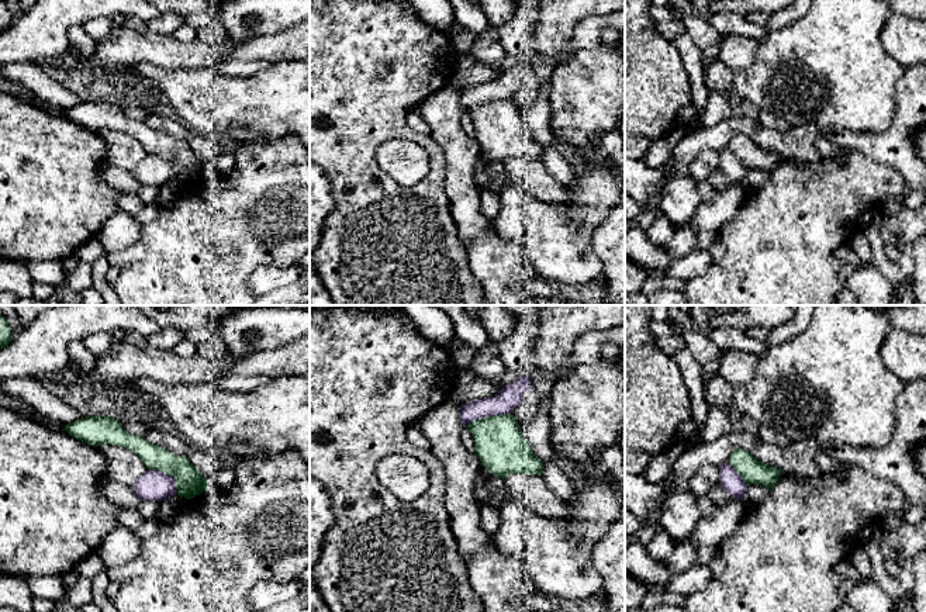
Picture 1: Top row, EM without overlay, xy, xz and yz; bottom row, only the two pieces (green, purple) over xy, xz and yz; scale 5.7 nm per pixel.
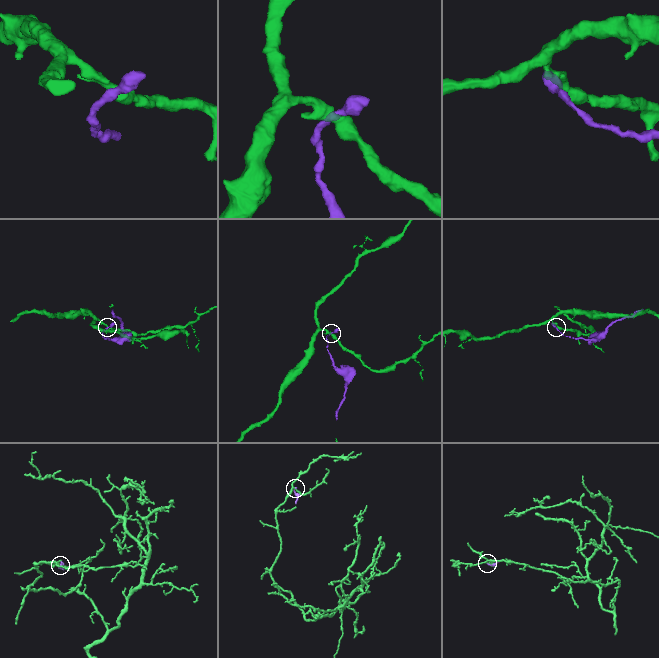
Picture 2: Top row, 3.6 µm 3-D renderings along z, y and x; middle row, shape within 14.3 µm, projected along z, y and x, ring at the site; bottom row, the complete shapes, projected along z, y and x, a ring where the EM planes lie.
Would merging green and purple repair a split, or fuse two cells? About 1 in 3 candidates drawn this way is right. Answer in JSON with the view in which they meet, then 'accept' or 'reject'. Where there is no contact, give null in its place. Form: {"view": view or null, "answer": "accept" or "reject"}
{"view": "xz", "answer": "reject"}

